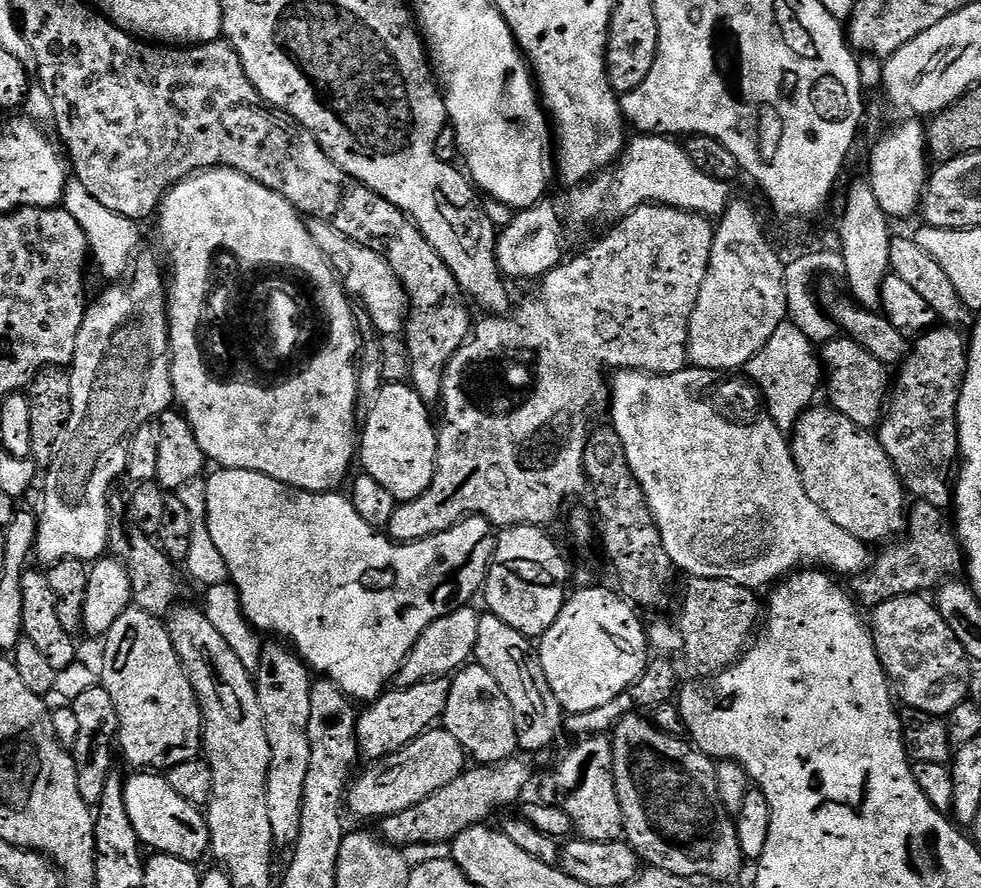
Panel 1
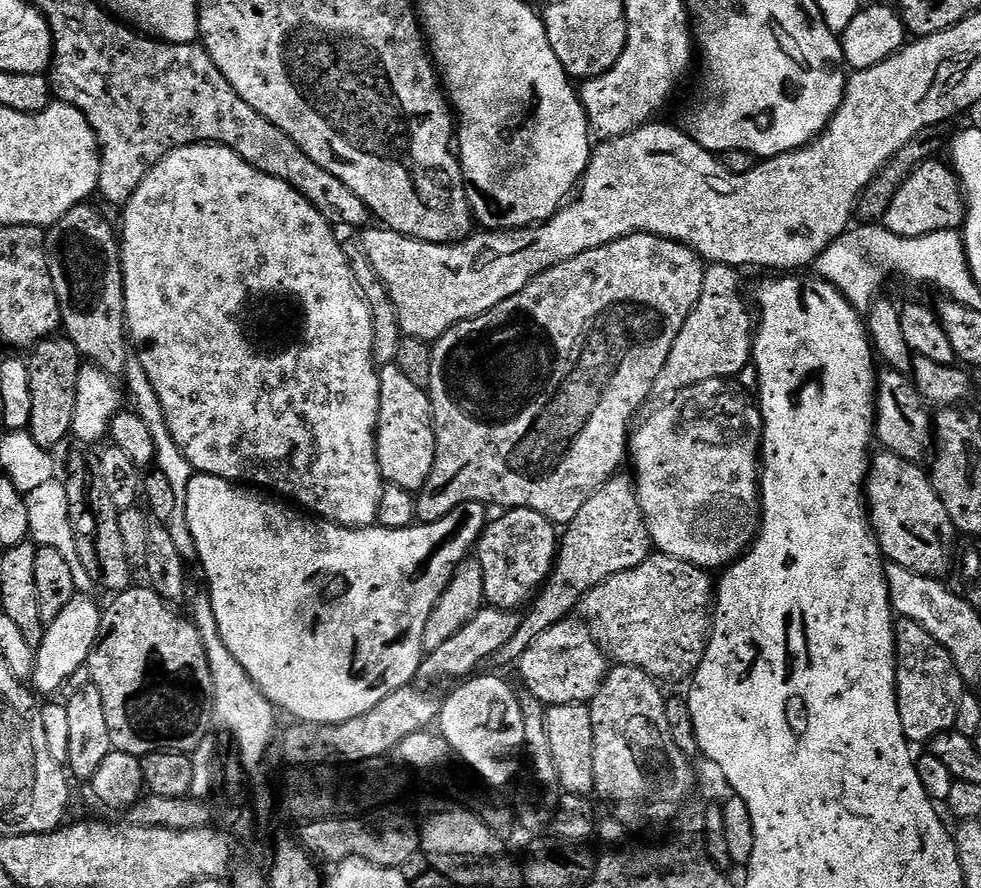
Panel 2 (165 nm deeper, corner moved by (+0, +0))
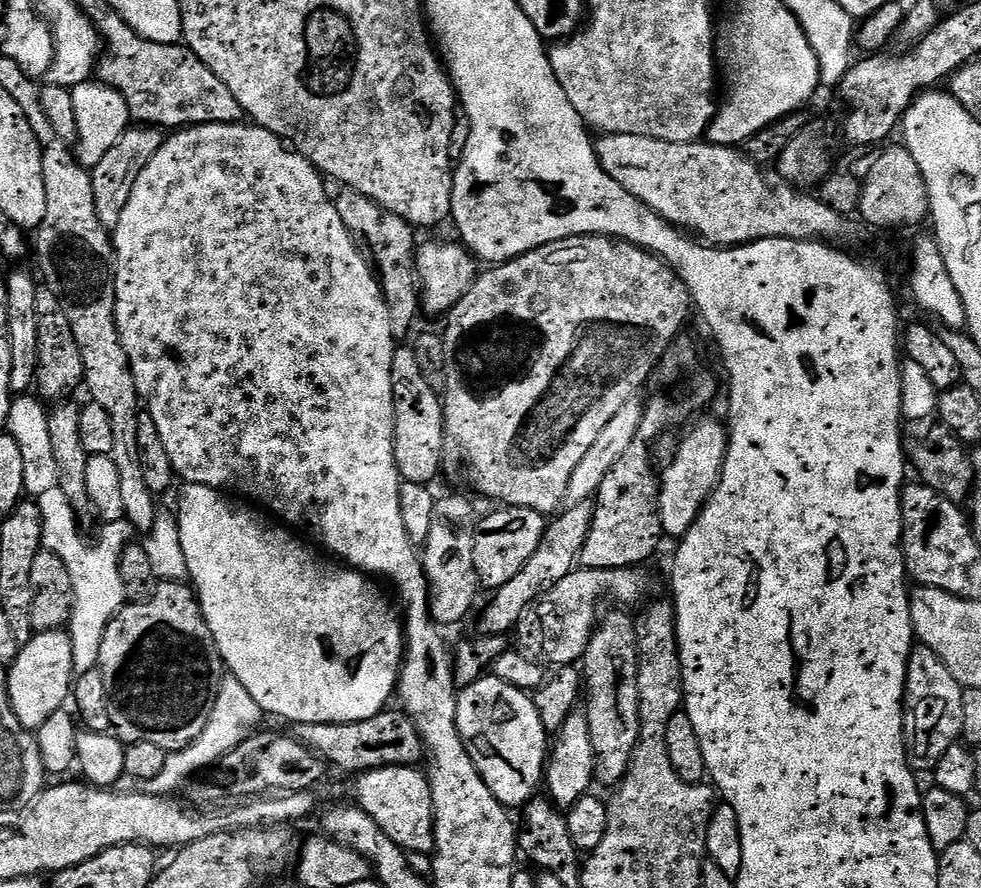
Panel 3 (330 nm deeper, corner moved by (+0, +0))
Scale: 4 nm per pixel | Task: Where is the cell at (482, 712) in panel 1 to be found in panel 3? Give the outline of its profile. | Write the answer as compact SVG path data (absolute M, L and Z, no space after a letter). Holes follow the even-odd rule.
M486 675L478 682L474 682L469 688L463 689L456 697L456 721L458 722L458 734L462 738L462 742L466 746L466 750L470 754L470 758L474 762L476 769L482 774L482 782L486 782L486 786L490 786L490 790L494 794L494 798L498 798L498 802L504 805L509 810L519 809L521 806L528 803L537 795L538 789L541 787L542 781L546 776L546 757L550 752L550 736L545 732L542 726L542 718L538 718L538 710L536 709L536 701L523 688L515 688L506 682L502 682L494 675Z

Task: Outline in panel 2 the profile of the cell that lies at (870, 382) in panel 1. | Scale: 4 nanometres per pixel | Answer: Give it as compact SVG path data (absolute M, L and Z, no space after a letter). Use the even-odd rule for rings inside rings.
M884 368L878 376L874 425L874 436L879 447L883 451L898 454L898 458L924 462L929 459L934 448L933 432L934 420L930 415L929 405L925 404L923 398L918 394L916 385L905 373L896 372L892 368Z

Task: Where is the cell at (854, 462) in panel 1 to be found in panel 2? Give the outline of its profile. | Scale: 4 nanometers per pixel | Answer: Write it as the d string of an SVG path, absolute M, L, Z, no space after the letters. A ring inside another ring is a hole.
M877 451L871 457L866 481L868 514L880 551L891 563L923 576L940 578L957 559L958 533L942 498L934 490L929 473L920 468L923 467L919 463L898 458L893 452Z

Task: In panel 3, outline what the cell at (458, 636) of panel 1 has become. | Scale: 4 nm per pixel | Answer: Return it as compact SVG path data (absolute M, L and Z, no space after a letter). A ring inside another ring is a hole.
M443 496L434 506L430 538L422 545L424 577L428 580L428 605L437 624L460 624L482 595L478 570L474 570L474 538L478 515L464 496Z

